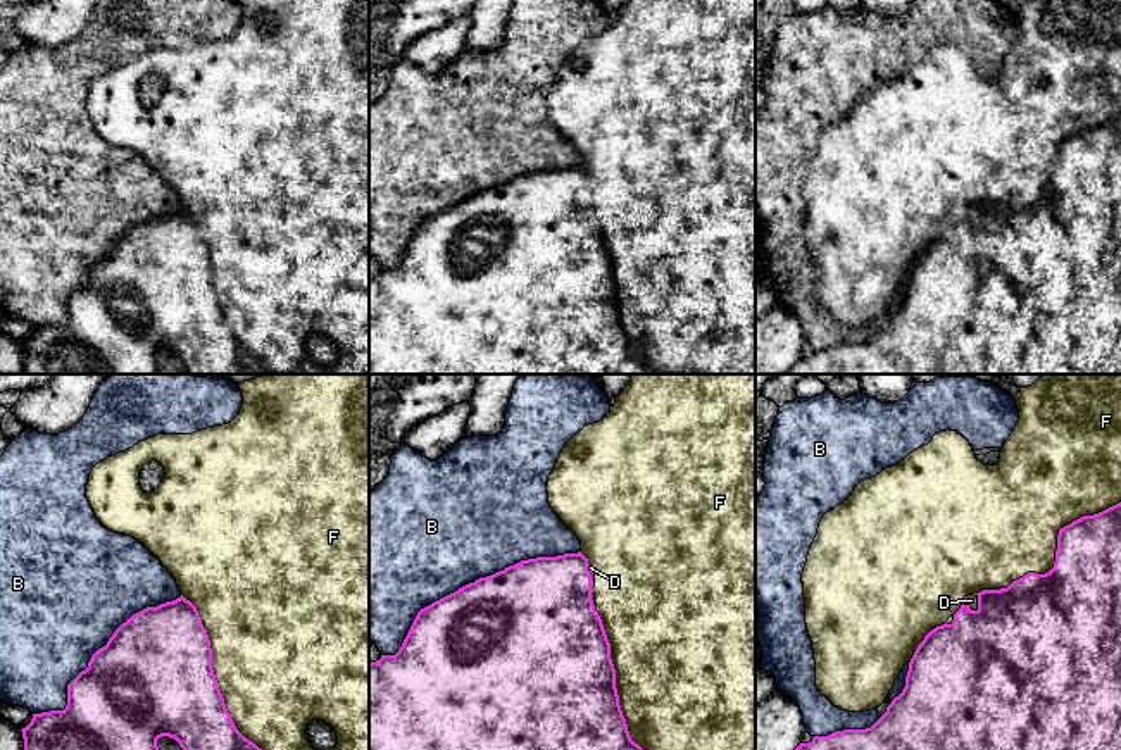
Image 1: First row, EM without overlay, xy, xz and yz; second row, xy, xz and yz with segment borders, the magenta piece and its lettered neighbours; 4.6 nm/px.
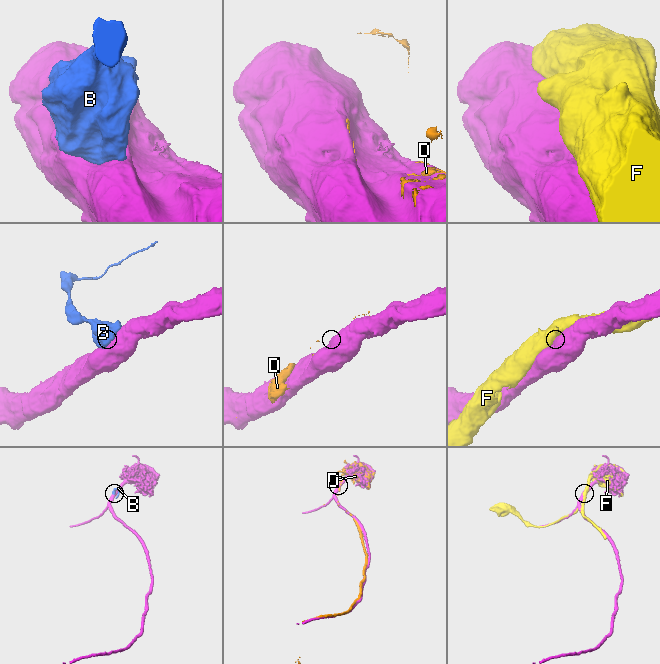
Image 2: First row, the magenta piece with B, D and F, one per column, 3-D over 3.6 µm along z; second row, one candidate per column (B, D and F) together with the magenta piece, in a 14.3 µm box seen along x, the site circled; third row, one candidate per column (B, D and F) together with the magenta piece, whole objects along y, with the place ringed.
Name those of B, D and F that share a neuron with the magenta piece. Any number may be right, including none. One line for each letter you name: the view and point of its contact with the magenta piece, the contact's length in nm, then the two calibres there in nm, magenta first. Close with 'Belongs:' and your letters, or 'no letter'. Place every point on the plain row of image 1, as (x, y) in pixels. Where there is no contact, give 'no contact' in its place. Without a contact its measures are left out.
Belongs: no letter

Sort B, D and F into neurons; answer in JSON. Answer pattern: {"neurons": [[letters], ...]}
{"neurons": [["B"], ["D", "F"]]}

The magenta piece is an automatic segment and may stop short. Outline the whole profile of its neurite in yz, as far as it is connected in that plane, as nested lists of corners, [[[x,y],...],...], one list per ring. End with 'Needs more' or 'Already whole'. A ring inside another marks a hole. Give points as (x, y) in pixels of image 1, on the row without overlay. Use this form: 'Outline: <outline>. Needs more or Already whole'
Outline: [[[1121,116],[1061,141],[1055,176],[1049,186],[1028,186],[1007,202],[974,209],[976,224],[962,217],[950,238],[936,240],[917,259],[902,307],[871,341],[814,350],[783,374],[1121,374]]]. Already whole

